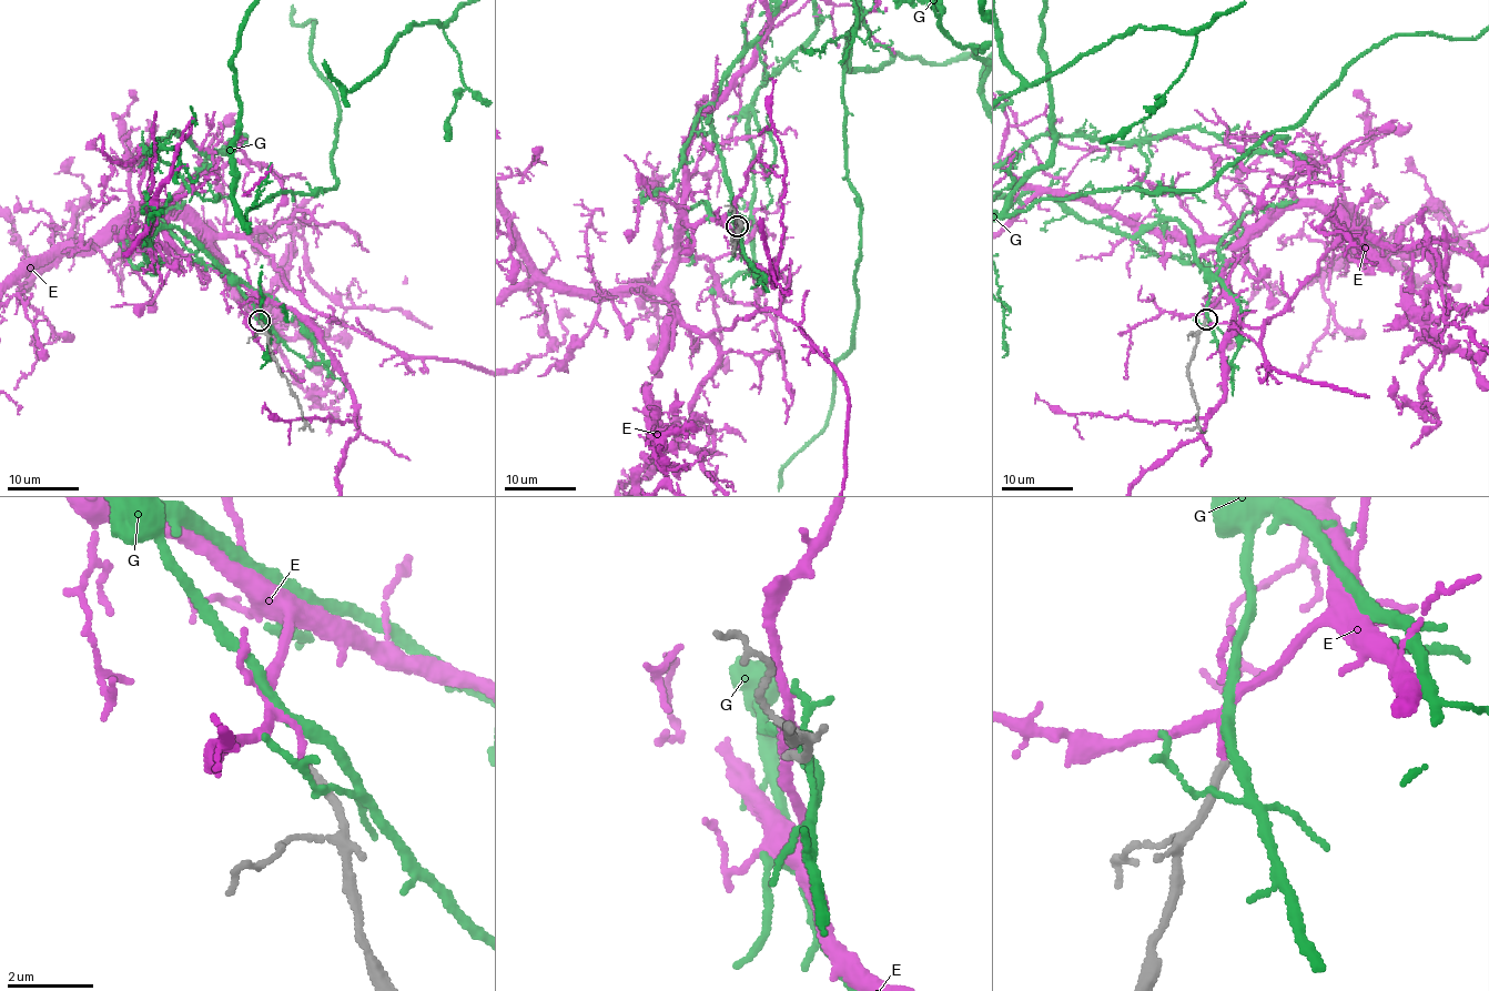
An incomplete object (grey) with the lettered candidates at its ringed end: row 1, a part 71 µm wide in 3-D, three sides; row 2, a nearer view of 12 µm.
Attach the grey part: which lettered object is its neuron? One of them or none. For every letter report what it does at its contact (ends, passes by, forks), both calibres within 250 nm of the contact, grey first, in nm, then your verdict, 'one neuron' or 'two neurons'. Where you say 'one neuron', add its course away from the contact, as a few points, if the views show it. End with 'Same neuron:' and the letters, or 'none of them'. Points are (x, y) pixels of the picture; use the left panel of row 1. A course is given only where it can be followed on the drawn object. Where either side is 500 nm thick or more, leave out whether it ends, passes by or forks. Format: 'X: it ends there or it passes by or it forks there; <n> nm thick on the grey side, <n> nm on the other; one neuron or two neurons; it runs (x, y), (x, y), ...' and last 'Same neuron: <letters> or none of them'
E: it ends there; 200 nm thick on the grey side, 100 nm on the other; two neurons
G: it passes by; 260 nm thick on the grey side, 110 nm on the other; two neurons
Same neuron: none of them

